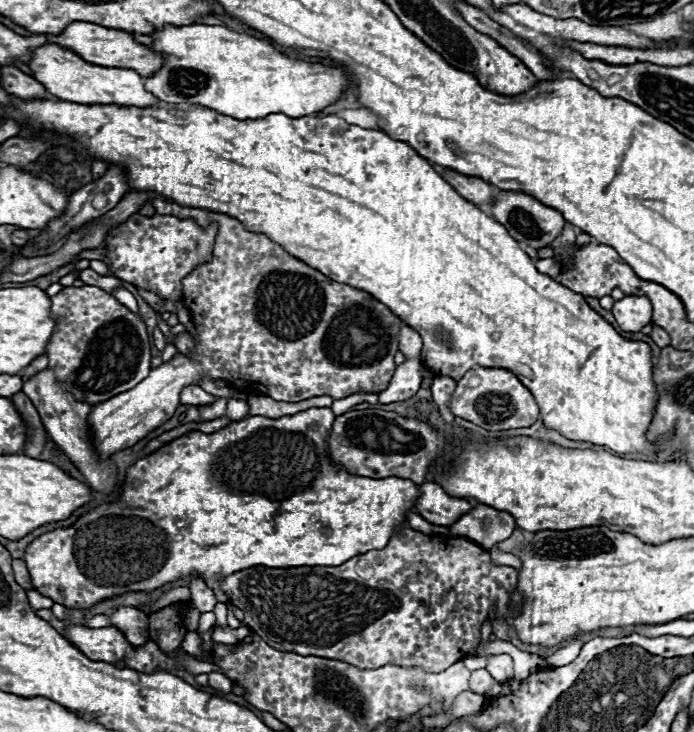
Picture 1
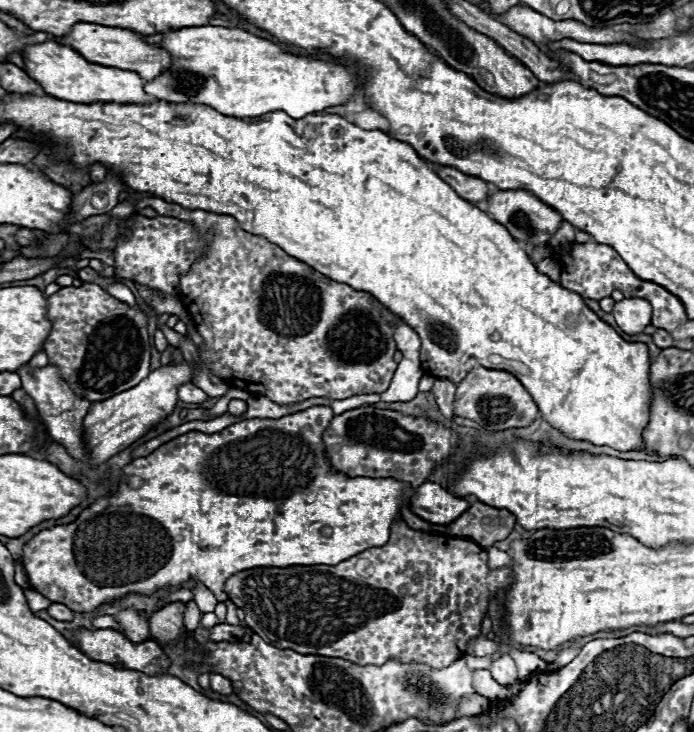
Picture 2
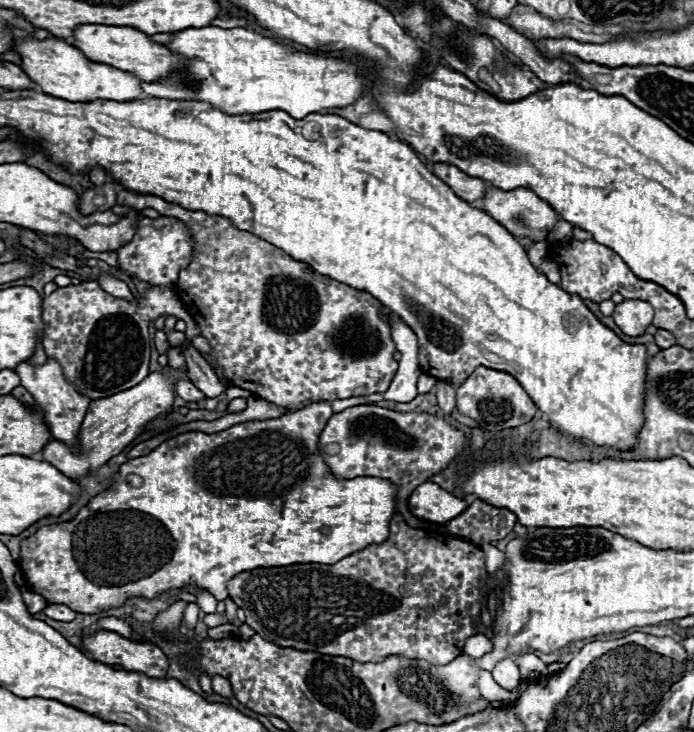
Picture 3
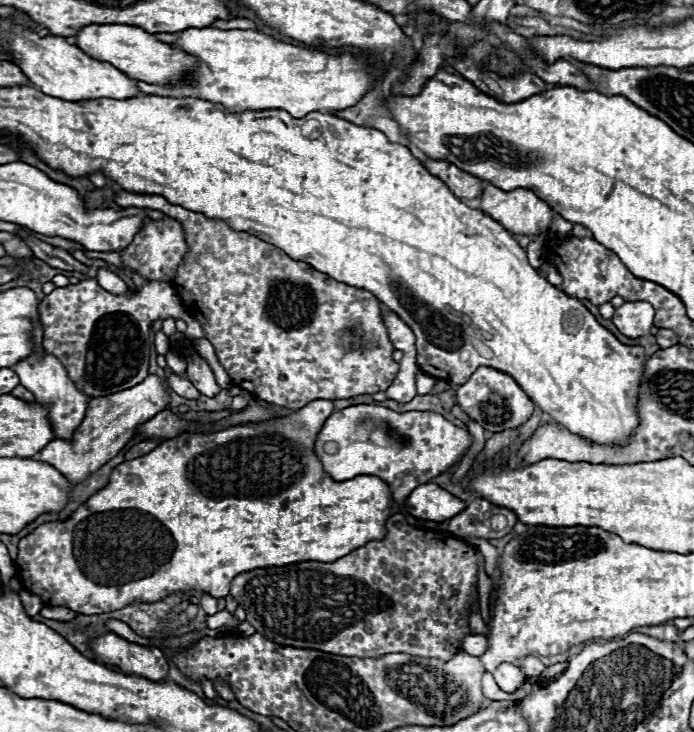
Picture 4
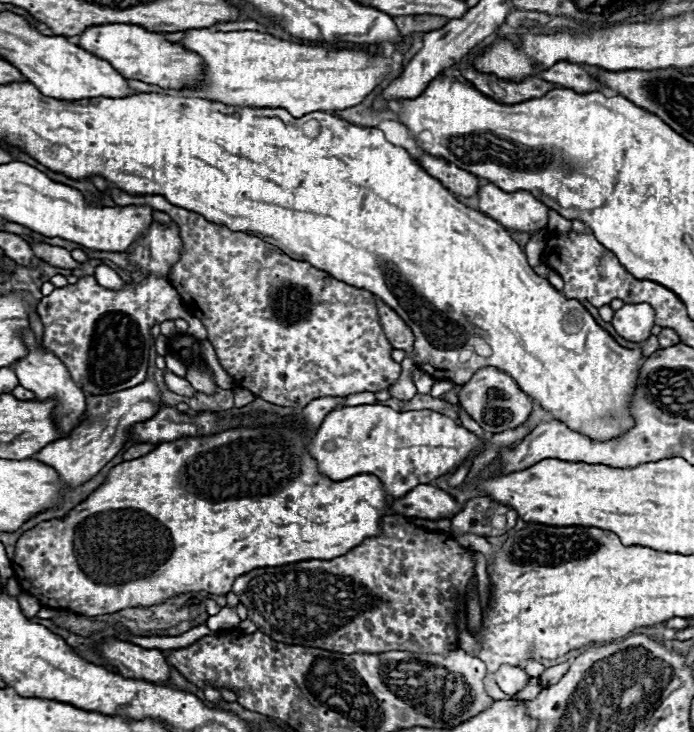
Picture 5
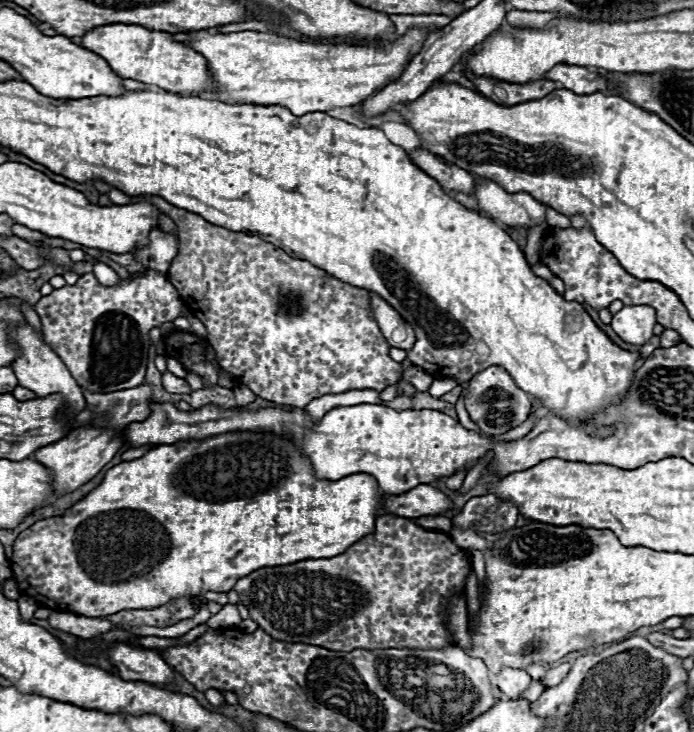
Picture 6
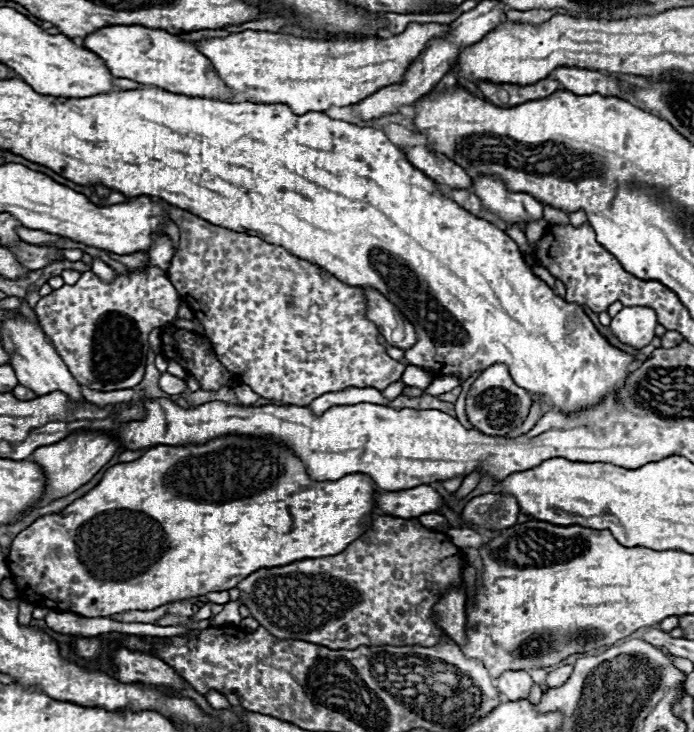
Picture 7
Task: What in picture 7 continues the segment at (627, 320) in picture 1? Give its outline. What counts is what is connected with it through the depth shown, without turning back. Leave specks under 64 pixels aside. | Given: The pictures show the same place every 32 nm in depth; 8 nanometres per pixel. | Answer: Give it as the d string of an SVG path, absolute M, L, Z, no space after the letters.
M632 306L632 308L622 308L612 318L610 330L622 344L640 350L652 342L656 324L658 322L652 308Z

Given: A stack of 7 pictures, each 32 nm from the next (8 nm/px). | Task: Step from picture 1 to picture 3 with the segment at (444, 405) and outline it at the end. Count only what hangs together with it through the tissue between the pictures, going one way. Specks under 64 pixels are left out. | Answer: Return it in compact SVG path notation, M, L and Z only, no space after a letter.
M438 380L434 392L438 396L438 404L444 410L444 414L450 414L452 408L456 406L456 388L450 382L440 382Z

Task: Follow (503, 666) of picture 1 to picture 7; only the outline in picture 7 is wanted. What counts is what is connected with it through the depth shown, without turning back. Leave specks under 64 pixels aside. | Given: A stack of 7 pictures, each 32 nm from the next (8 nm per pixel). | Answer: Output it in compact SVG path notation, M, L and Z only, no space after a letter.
M504 672L504 676L494 680L494 684L510 702L528 700L530 690L534 686L528 672Z

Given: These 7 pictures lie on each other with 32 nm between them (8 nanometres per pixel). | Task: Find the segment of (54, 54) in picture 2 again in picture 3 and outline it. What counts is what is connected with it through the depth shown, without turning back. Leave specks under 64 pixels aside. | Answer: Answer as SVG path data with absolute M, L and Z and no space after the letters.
M26 34L24 38L14 38L12 50L20 56L22 70L48 96L62 98L68 102L88 102L98 98L104 98L104 100L148 98L144 92L140 92L140 80L136 76L122 72L114 66L88 60L76 46L70 46L62 38L52 36L46 40L38 40L34 34Z

